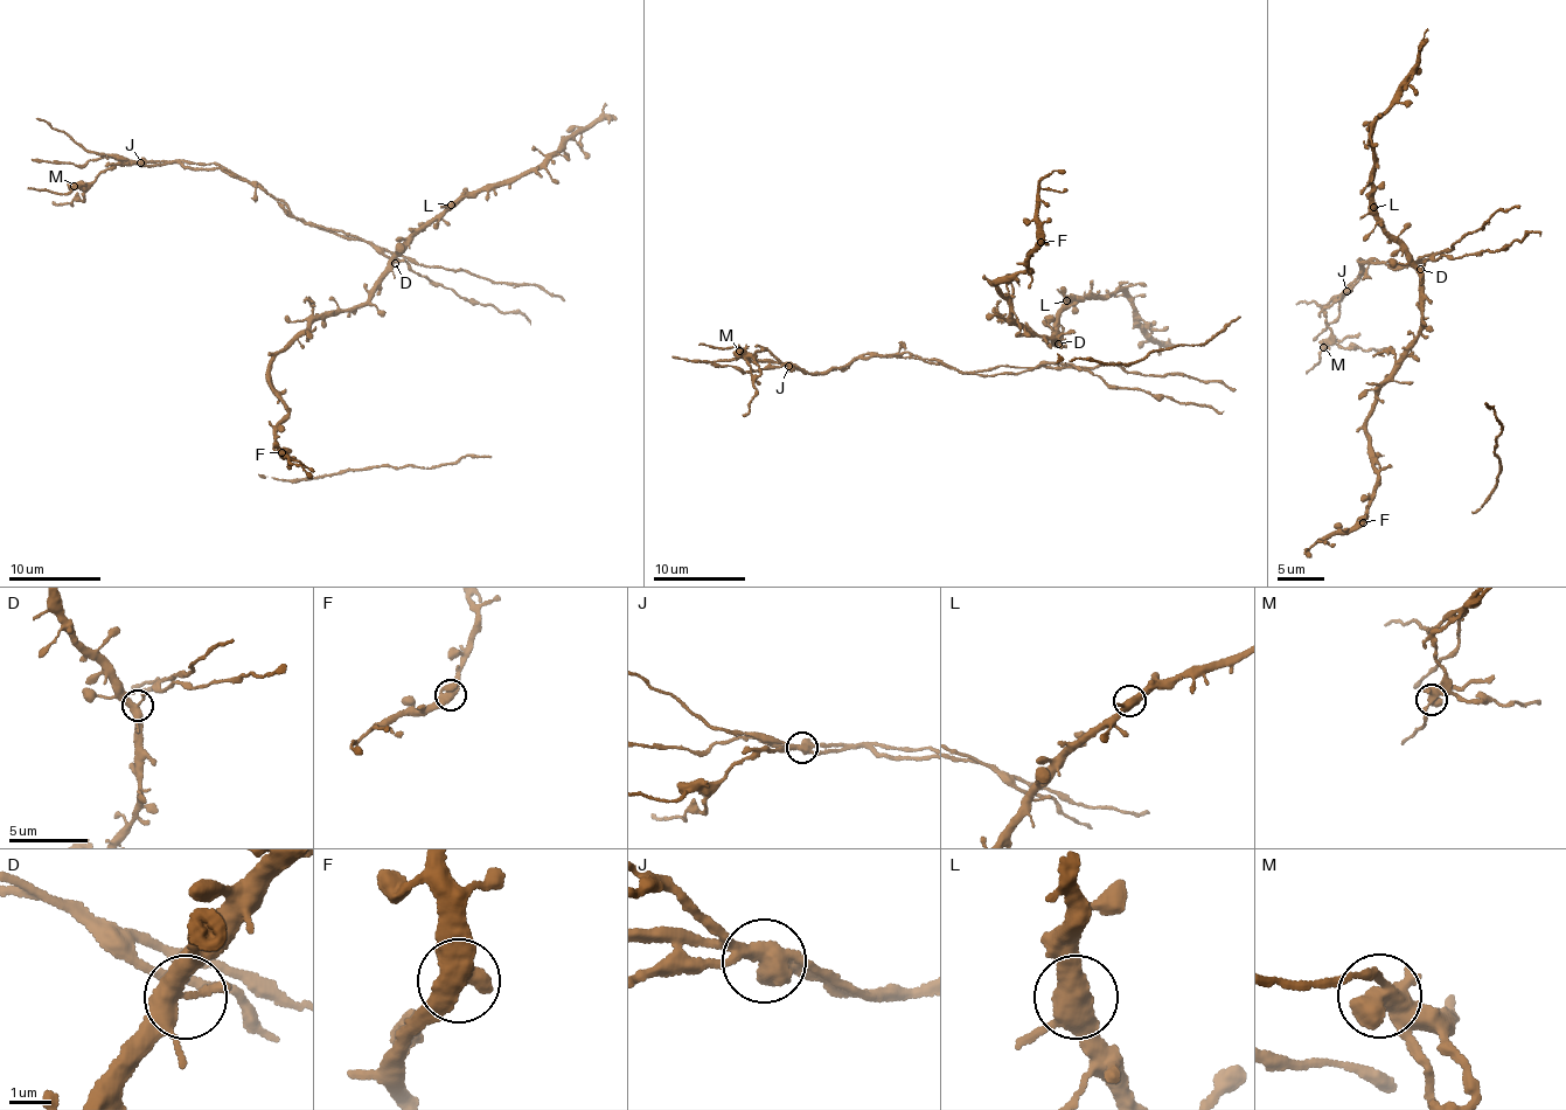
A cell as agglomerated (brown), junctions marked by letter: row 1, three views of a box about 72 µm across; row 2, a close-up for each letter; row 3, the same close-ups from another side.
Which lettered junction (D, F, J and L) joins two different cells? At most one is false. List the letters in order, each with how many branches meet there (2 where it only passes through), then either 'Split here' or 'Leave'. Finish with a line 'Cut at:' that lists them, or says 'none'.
D: Branches: 3. Leave
F: Branches: 3. Leave
J: Branches: 3. Split here
L: Branches: 3. Leave
Cut at: J

